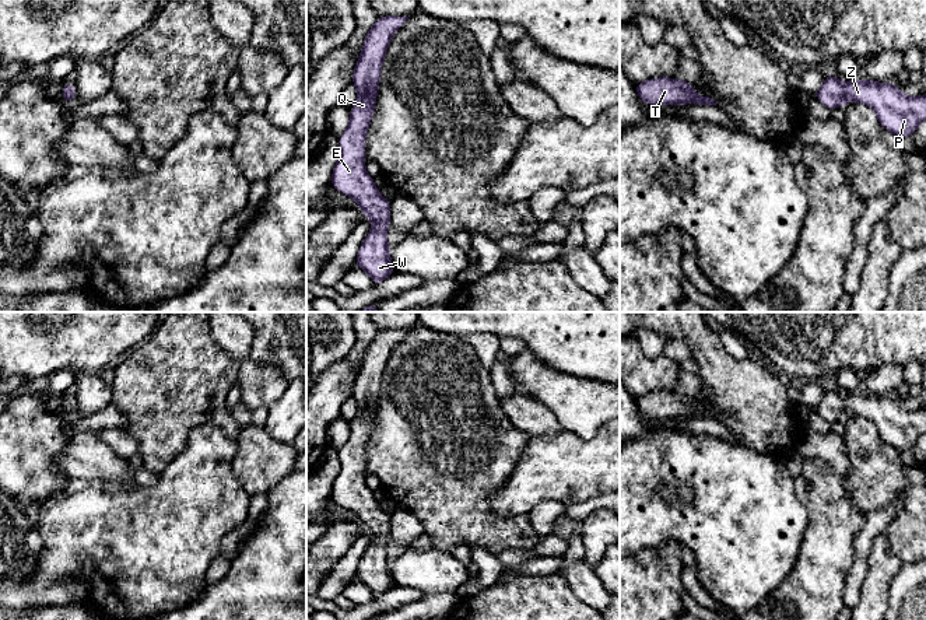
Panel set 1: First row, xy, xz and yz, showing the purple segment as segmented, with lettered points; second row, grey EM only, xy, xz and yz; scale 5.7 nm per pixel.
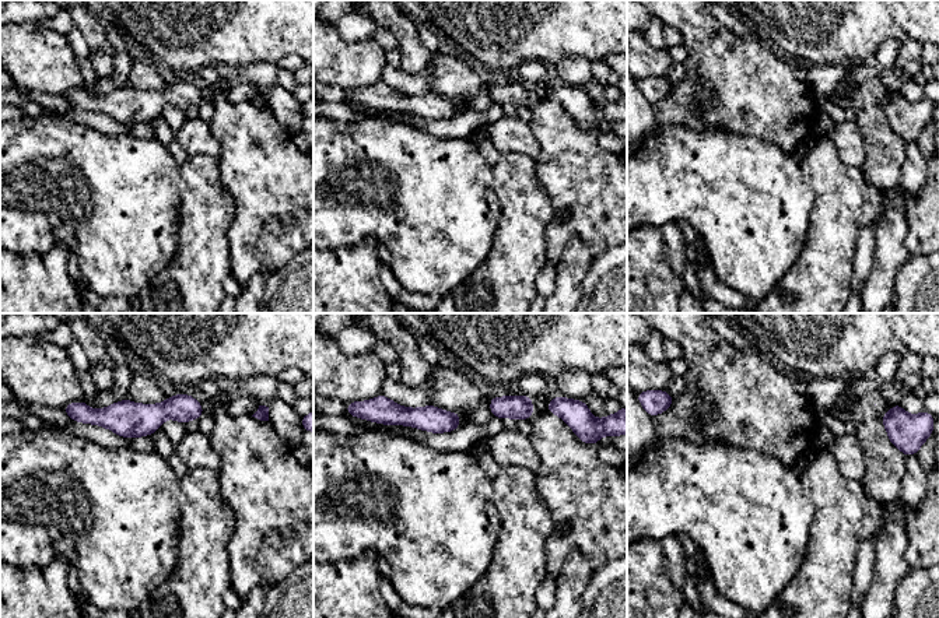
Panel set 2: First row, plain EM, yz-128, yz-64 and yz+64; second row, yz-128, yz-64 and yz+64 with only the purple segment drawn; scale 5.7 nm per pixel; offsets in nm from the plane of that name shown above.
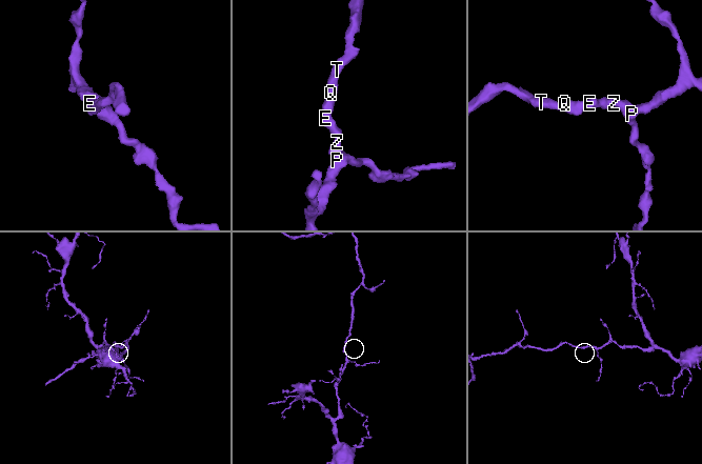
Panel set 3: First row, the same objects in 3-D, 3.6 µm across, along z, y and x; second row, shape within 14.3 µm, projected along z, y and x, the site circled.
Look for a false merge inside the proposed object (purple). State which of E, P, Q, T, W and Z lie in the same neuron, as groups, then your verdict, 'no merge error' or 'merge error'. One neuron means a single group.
groups E P Q T W Z; no merge error

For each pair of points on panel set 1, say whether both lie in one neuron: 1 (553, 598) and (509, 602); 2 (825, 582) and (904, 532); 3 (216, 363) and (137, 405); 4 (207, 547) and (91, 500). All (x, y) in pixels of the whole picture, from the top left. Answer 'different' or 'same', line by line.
1: same
2: different
3: same
4: same

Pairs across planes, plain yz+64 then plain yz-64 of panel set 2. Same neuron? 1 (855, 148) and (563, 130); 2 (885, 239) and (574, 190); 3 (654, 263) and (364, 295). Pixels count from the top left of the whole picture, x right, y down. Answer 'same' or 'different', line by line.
1: different
2: different
3: same

